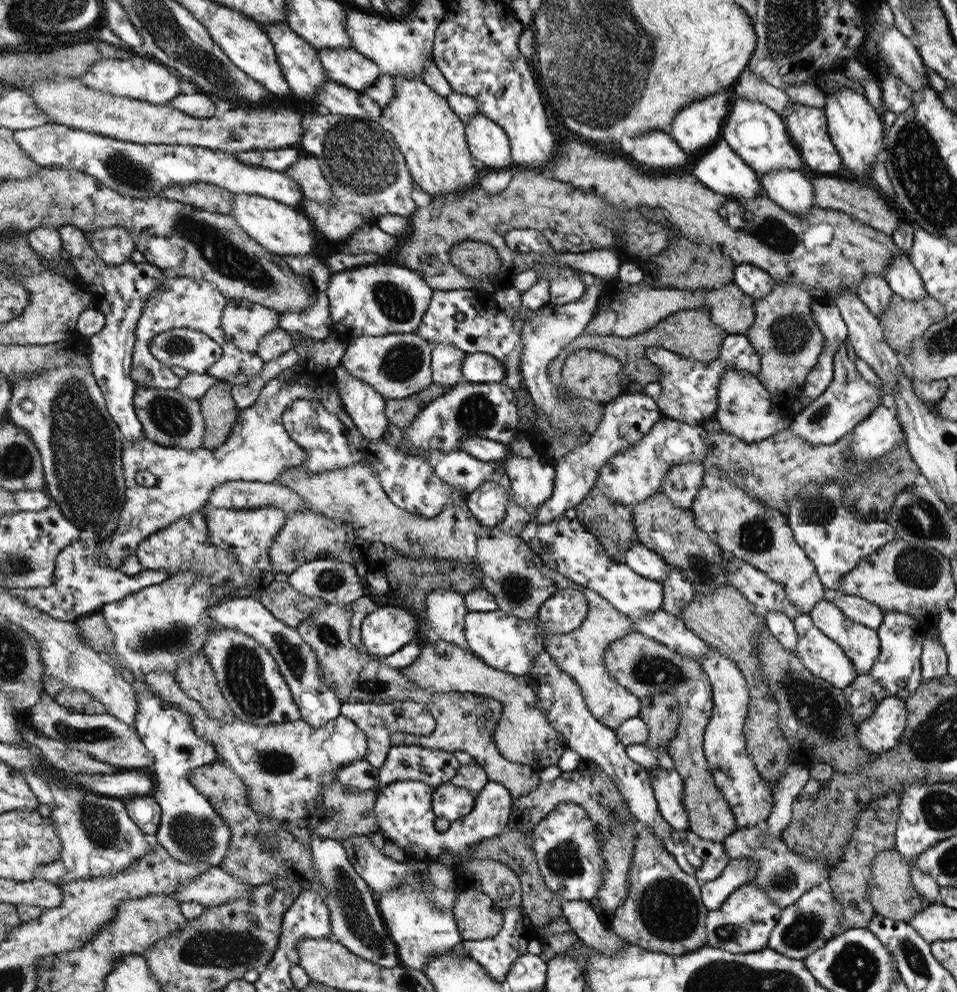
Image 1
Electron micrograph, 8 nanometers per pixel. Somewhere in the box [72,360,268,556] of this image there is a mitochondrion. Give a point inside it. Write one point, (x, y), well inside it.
(168, 415)

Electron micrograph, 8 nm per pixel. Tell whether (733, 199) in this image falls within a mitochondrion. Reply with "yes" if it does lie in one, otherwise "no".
no

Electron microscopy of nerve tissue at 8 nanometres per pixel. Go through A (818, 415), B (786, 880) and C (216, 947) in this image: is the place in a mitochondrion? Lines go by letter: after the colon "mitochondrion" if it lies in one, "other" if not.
A: mitochondrion
B: mitochondrion
C: mitochondrion

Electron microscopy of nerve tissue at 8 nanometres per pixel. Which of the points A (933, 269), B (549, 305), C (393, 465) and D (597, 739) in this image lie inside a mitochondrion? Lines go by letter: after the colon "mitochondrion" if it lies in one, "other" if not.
A: other
B: other
C: other
D: other

